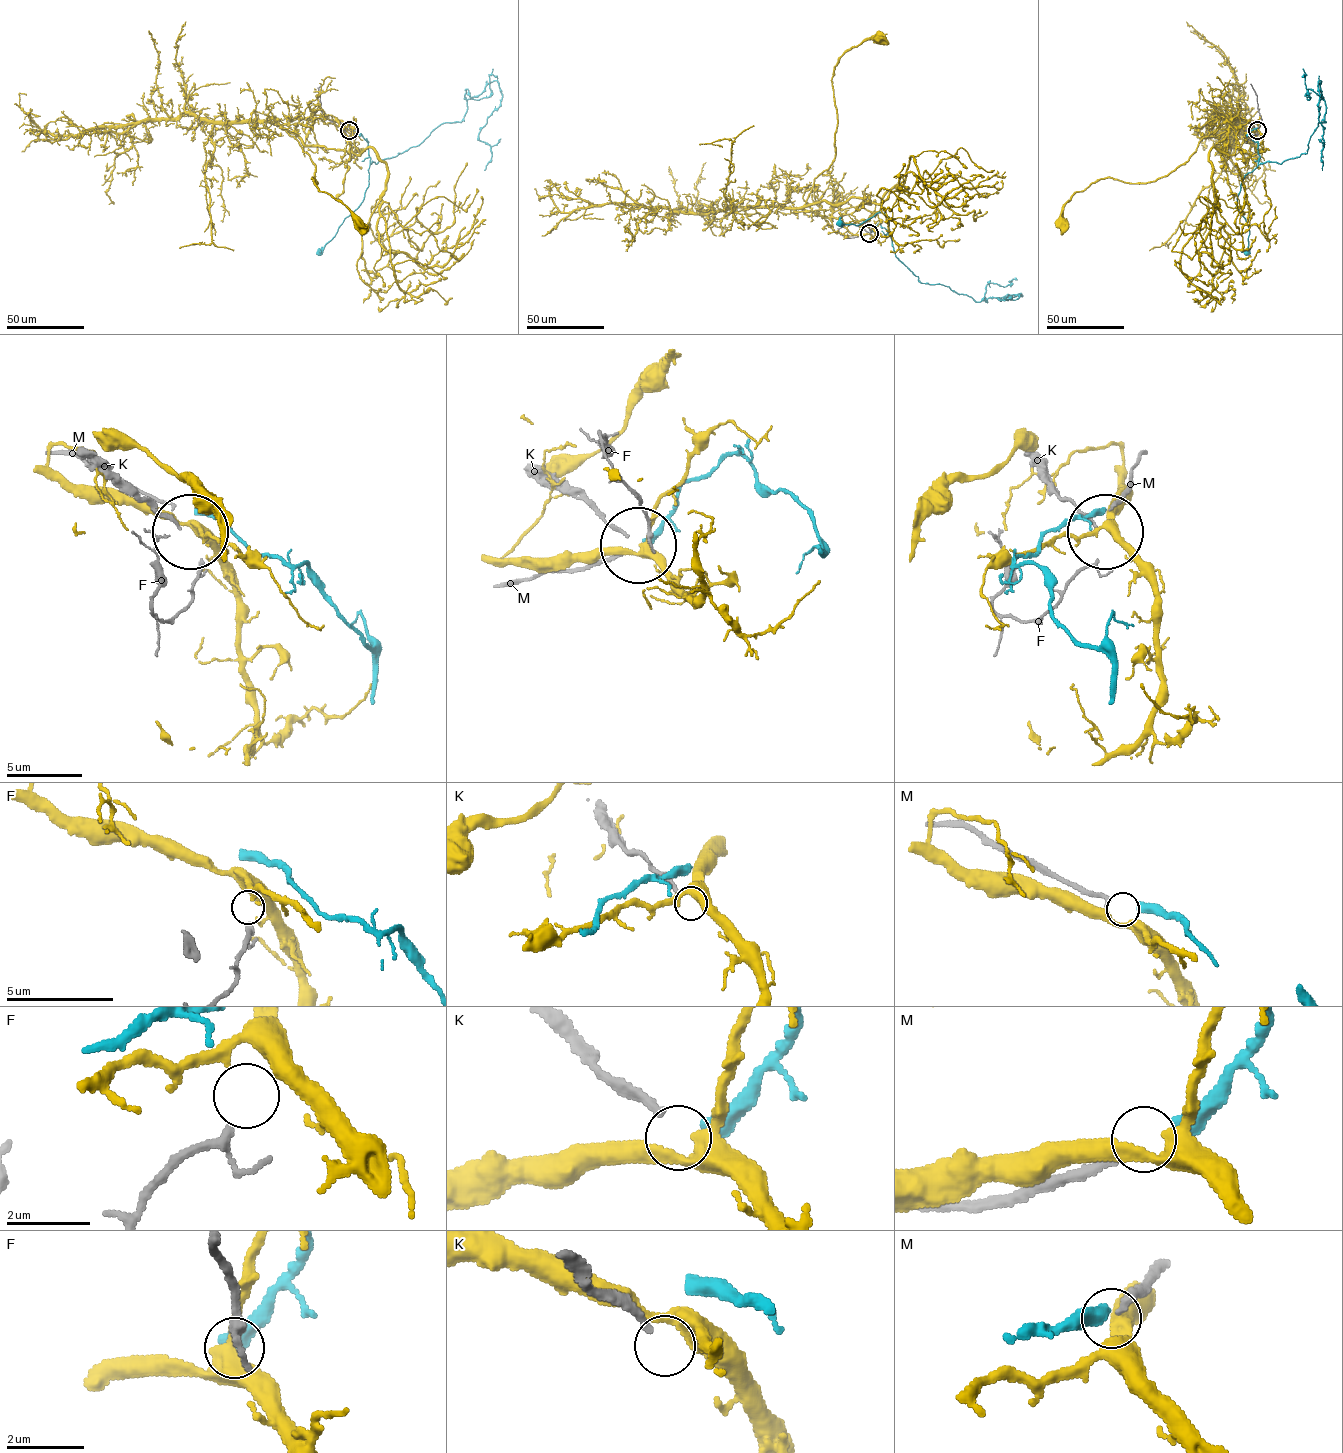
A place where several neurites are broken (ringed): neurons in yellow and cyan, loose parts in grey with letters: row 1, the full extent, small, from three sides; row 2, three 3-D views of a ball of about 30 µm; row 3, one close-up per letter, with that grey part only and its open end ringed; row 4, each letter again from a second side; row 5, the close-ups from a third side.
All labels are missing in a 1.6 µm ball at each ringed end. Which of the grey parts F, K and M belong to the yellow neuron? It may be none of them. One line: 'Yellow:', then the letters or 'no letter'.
Yellow: no letter

